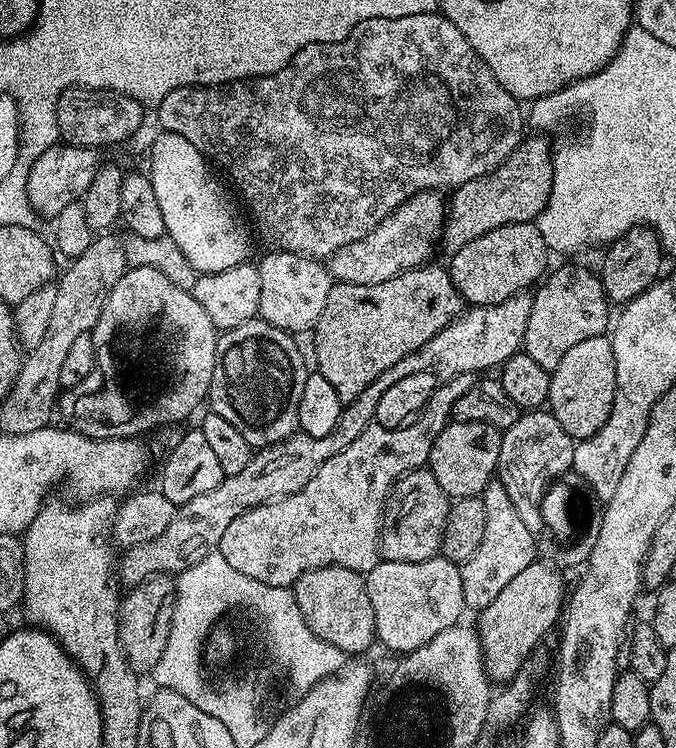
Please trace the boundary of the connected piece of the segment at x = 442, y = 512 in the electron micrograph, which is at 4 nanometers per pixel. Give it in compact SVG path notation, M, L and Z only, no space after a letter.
M426 466L399 476L384 502L384 516L380 520L381 557L385 561L400 563L425 562L436 558L446 530L449 507L450 498Z

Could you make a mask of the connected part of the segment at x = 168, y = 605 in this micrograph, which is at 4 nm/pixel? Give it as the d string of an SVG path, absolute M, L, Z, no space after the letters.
M171 575L151 576L131 589L132 592L120 601L120 641L122 650L137 674L151 673L158 658L166 650L166 640L170 638L170 626L174 618L176 582Z

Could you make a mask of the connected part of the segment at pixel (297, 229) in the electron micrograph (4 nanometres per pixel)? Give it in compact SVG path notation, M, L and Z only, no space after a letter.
M435 11L427 12L426 14L406 14L406 18L370 18L369 20L363 20L362 22L358 22L358 26L354 26L354 30L345 40L339 40L336 44L311 44L310 46L306 46L301 52L294 54L294 58L290 58L290 62L286 66L282 66L282 70L278 70L274 74L254 76L251 80L236 80L233 84L193 86L170 90L170 94L166 94L166 98L162 98L162 102L155 109L155 112L157 118L160 119L161 125L159 127L163 131L180 134L188 142L192 142L204 157L207 157L217 169L220 167L236 183L237 190L244 195L244 200L248 203L249 210L252 211L252 218L250 216L250 220L254 225L255 235L260 235L260 240L265 244L263 246L265 249L274 252L315 256L317 258L331 258L338 249L350 246L350 242L358 242L362 238L366 238L366 234L370 230L374 230L379 226L395 208L402 206L410 197L417 196L420 192L445 190L444 188L455 190L460 184L470 182L474 178L482 178L486 174L498 170L498 166L502 166L506 162L506 158L510 158L510 154L514 154L514 150L526 138L526 131L524 132L524 124L526 128L526 112L525 109L523 112L520 108L523 108L521 101L513 98L506 90L506 86L502 86L502 82L498 82L498 78L494 78L490 66L486 66L486 62L482 62L482 58L476 53L474 46L470 46L470 42L466 42L466 34L462 34L462 30L458 30L458 26L454 26L454 22L450 22L439 11Z

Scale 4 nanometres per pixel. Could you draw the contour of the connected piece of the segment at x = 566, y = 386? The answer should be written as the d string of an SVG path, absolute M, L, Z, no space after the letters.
M607 335L586 338L586 342L578 342L578 346L571 350L558 362L558 366L551 369L552 381L550 382L550 394L548 395L547 407L552 416L558 418L562 430L570 434L573 441L579 442L598 434L610 418L610 406L614 406L614 394L616 393L616 371L614 370L614 350L611 339Z

